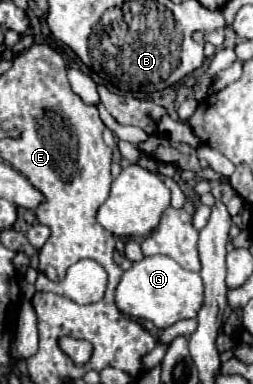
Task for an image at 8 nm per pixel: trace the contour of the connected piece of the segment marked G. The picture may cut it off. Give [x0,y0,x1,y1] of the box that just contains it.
[115,256,203,330]

